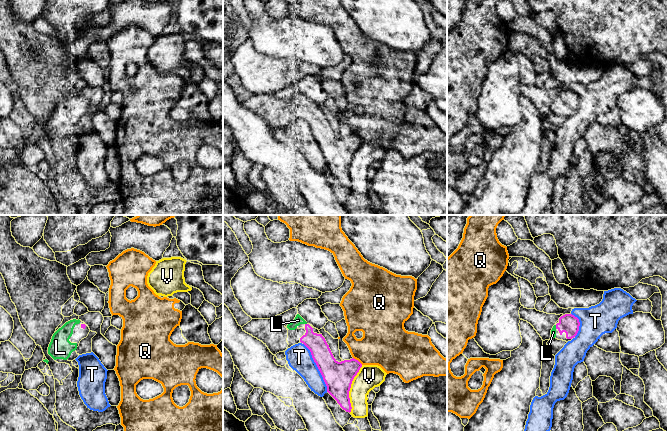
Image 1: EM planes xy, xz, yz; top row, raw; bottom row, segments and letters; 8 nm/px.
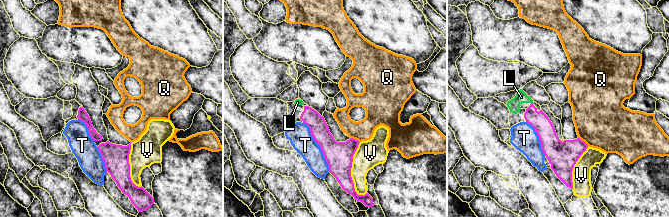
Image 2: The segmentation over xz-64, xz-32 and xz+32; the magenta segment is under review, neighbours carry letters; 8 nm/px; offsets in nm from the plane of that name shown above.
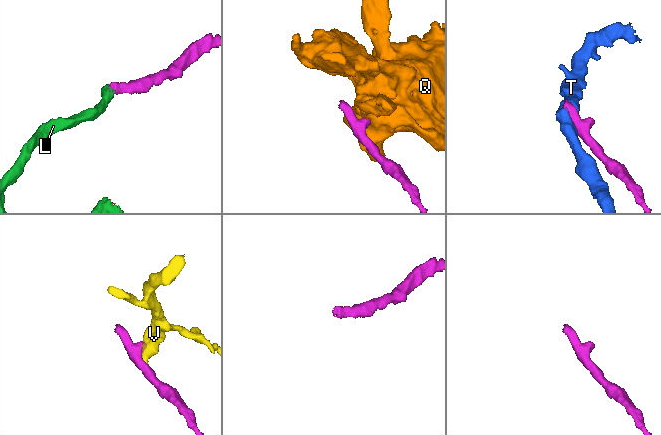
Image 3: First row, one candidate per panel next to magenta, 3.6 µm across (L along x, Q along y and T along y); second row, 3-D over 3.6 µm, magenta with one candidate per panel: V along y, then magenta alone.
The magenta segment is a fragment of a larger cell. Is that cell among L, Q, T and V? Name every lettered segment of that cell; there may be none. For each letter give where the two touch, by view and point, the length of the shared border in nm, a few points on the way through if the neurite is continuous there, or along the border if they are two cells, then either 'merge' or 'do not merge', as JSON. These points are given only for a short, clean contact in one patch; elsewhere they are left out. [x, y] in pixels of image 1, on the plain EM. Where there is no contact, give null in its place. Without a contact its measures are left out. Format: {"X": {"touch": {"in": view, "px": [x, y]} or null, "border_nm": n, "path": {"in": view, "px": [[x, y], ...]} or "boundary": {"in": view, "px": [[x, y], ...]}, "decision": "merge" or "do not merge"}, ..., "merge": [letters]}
{"L": {"touch": {"in": "yz", "px": [556, 103]}, "border_nm": 30, "decision": "merge"}, "Q": {"touch": {"in": "xz", "px": [357, 136]}, "border_nm": 100, "boundary": {"in": "xz", "px": [[353, 133], [362, 140]]}, "decision": "do not merge"}, "T": {"touch": {"in": "xz", "px": [317, 142]}, "border_nm": 440, "boundary": {"in": "xz", "px": [[303, 119], [309, 126], [327, 167]]}, "decision": "do not merge"}, "V": {"touch": {"in": "xz", "px": [349, 165]}, "border_nm": 400, "boundary": {"in": "xz", "px": [[362, 141], [354, 153], [349, 167], [351, 183], [349, 188]]}, "decision": "do not merge"}, "merge": ["L"]}

